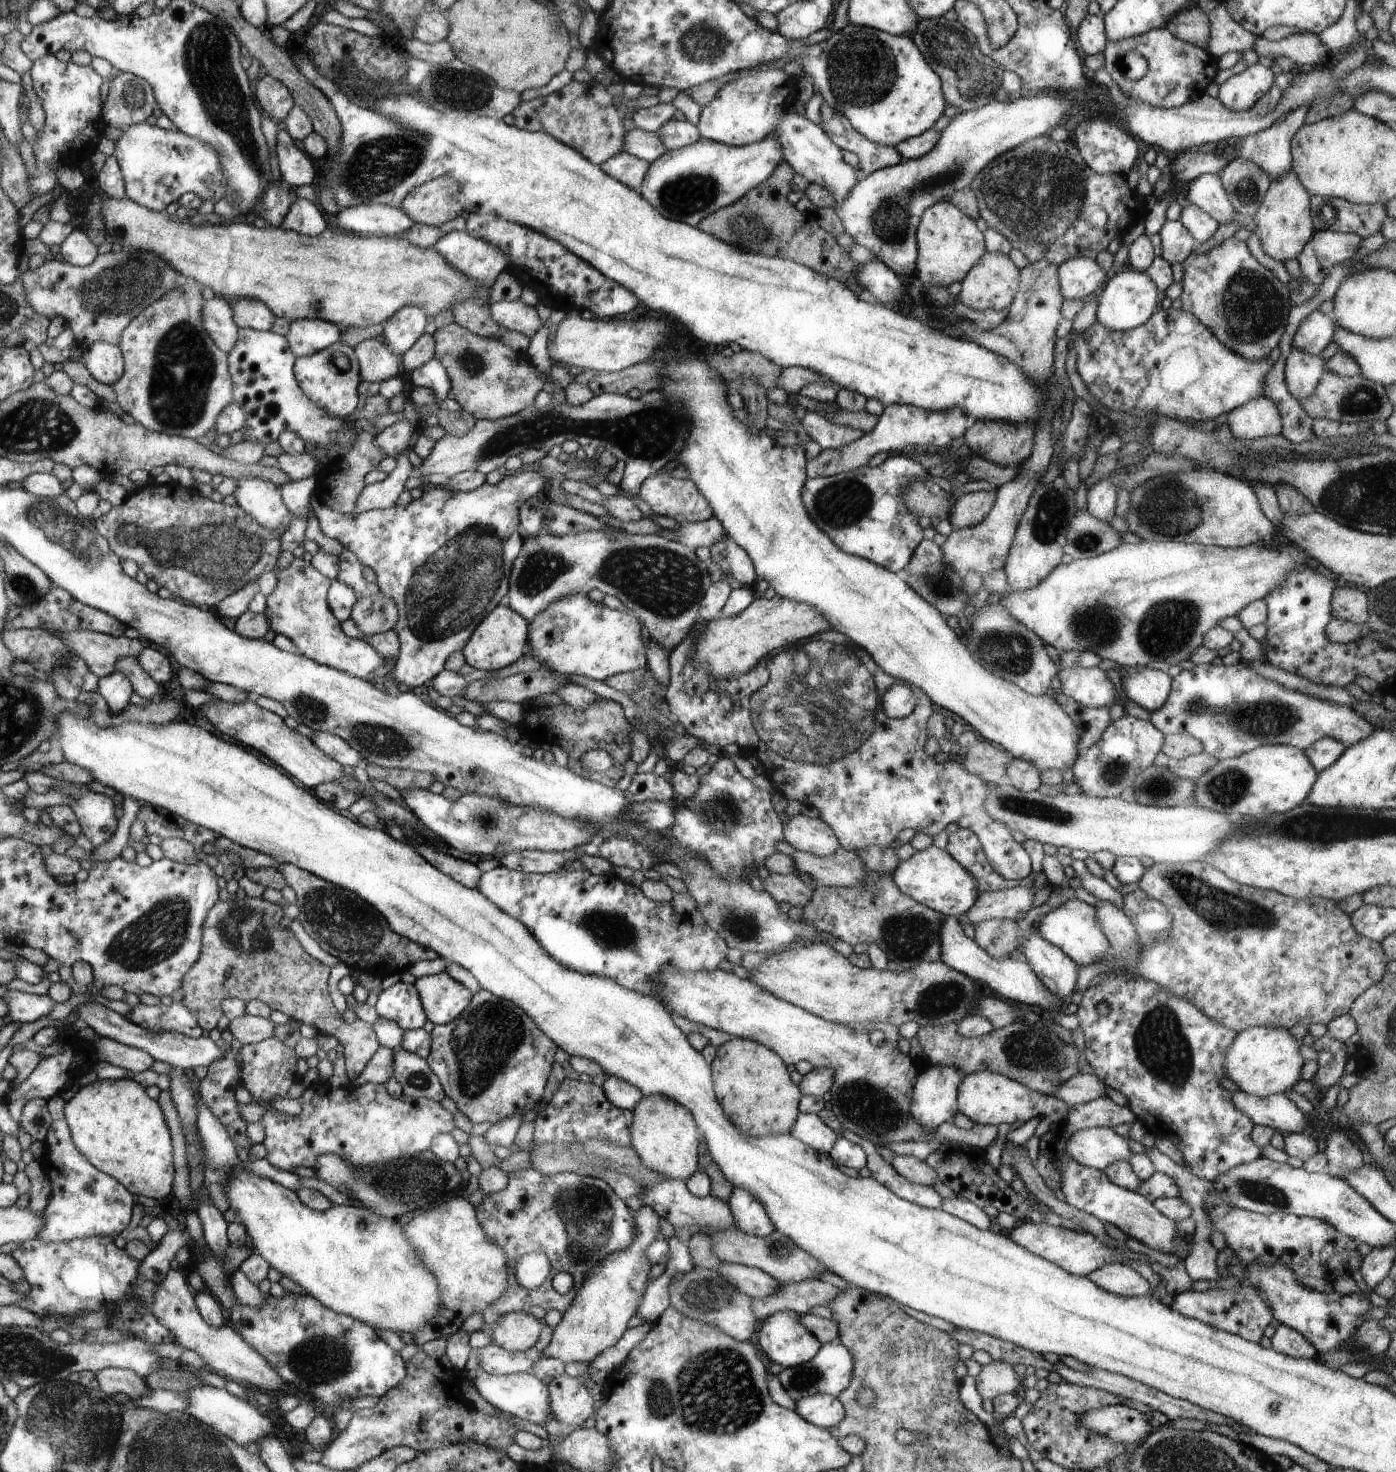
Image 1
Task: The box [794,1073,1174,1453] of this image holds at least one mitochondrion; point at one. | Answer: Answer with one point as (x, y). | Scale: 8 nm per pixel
(871, 1110)

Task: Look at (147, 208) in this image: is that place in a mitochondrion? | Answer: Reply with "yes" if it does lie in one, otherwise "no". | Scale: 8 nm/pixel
no

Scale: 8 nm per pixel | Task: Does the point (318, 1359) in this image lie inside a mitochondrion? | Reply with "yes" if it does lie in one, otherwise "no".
yes

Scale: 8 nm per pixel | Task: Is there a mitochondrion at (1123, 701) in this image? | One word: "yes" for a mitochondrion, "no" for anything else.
no

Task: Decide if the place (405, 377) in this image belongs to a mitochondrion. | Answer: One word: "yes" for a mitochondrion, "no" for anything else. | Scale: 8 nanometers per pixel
no

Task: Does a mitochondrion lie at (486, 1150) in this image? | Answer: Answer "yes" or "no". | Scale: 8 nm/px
no

